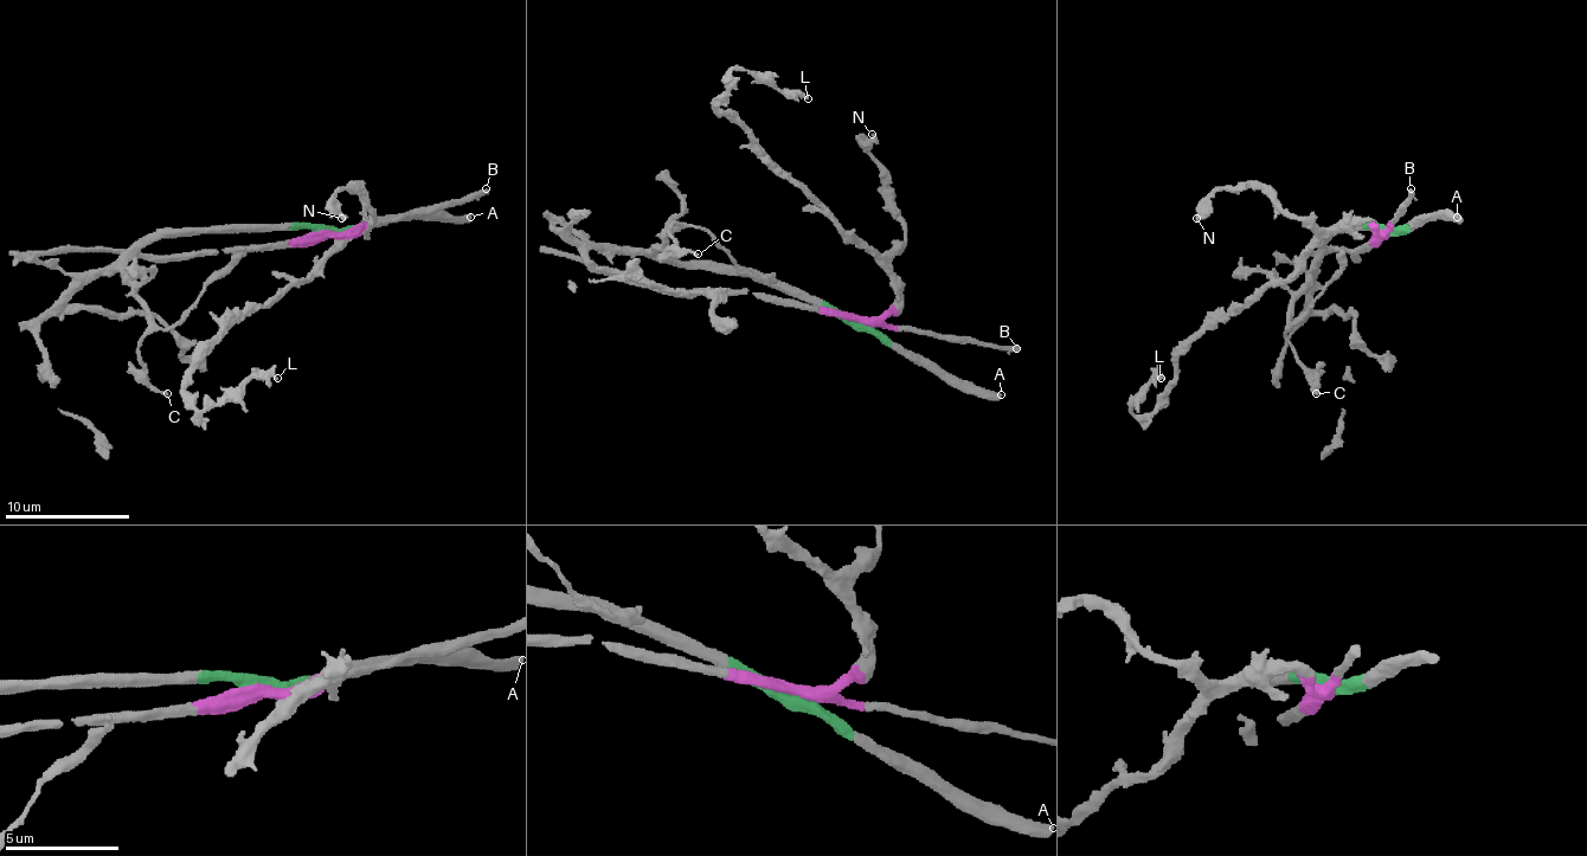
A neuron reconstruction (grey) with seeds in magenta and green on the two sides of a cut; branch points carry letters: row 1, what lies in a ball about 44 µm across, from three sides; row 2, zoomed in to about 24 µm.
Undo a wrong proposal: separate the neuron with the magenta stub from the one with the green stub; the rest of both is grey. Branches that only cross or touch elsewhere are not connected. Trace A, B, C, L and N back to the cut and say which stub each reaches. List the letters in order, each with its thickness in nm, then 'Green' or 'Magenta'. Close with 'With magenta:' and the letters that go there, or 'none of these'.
A: Thickness 460 nm. Green
B: Thickness 320 nm. Magenta
C: Thickness 170 nm. Green
L: Thickness 340 nm. Magenta
N: Thickness 340 nm. Magenta
With magenta: B, L, N

